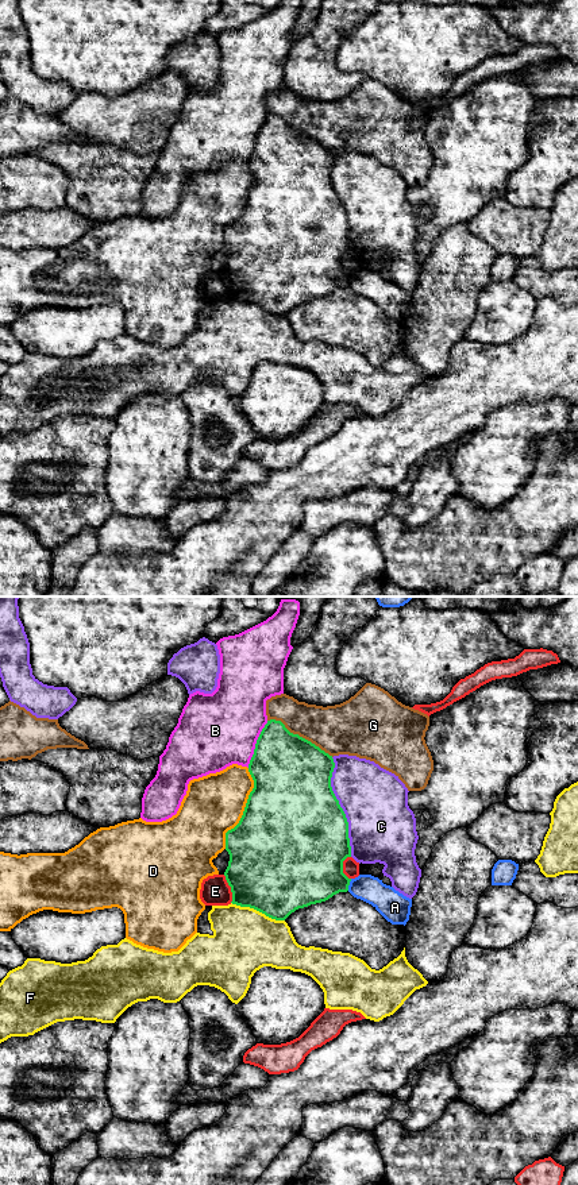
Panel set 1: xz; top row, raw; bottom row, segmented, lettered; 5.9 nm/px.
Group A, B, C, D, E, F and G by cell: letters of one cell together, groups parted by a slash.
A / B / C / D / E / F / G

